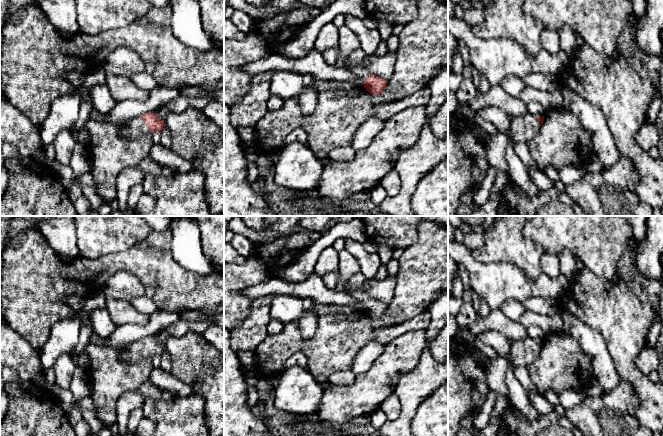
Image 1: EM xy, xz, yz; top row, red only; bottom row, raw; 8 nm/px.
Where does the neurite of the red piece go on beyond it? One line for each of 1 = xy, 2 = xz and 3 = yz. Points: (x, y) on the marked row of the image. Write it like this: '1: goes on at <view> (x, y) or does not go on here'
1: goes on at xy (136, 127)
2: goes on at xz (361, 70)
3: goes on at yz (523, 128)

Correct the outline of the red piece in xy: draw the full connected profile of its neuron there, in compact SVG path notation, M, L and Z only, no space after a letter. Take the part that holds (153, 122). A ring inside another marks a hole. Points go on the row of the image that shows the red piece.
M153 112L136 117L120 128L120 134L131 138L151 135L155 131L162 131L164 122Z

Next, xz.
M366 58L355 66L349 66L346 60L343 67L351 70L358 78L362 79L363 87L370 94L381 95L385 91L388 81L376 76L368 70Z

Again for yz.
M528 113L514 117L511 122L511 137L514 143L528 143L539 132L544 116L533 116Z

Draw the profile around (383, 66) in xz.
M387 52L383 56L376 56L375 53L365 56L368 70L385 80L389 80L394 73L396 53Z

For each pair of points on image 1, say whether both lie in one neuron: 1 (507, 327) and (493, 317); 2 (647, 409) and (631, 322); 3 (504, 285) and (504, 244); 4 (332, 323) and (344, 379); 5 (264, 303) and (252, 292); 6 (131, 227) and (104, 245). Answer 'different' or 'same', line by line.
1: same
2: same
3: different
4: different
5: different
6: same

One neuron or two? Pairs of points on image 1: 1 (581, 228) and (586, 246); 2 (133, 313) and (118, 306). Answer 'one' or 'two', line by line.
1: one
2: one

